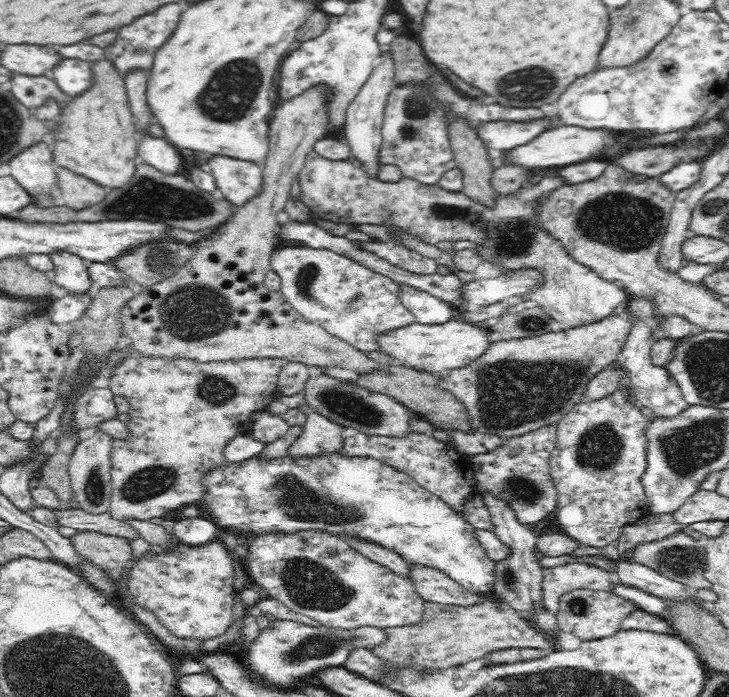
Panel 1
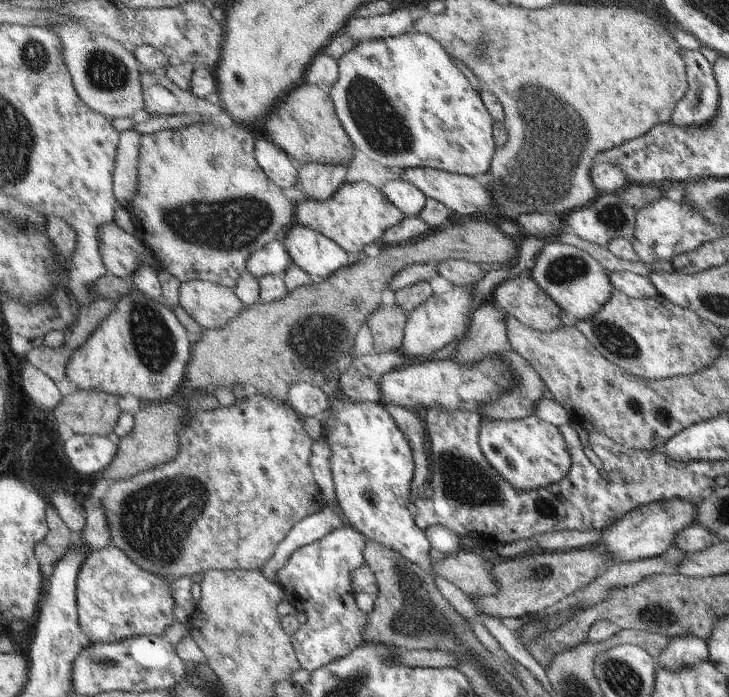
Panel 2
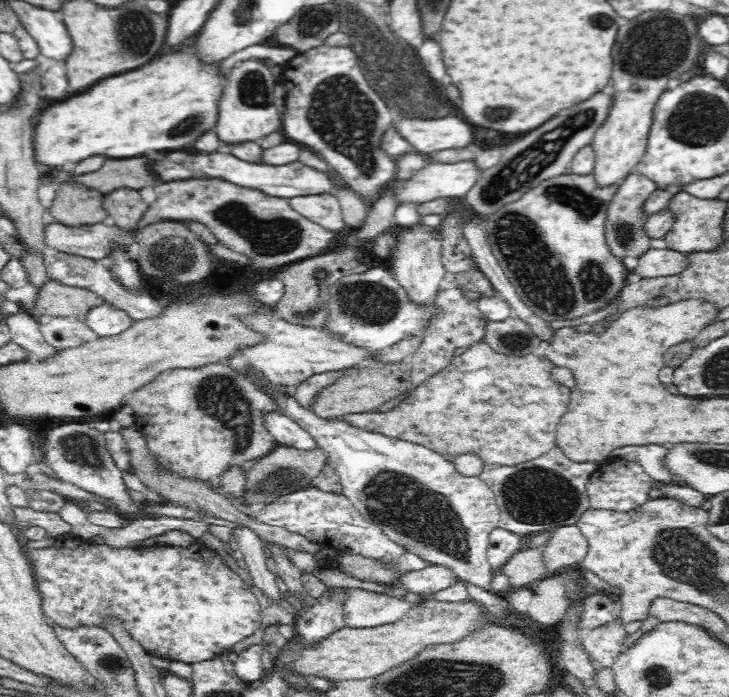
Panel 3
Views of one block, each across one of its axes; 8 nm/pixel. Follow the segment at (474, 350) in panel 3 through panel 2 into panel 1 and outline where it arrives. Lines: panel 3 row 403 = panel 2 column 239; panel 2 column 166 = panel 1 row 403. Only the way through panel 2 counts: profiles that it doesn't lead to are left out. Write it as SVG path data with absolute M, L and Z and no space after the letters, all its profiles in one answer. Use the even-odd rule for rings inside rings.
M607 316L589 325L569 328L560 332L547 332L534 338L501 339L488 345L486 352L466 366L452 369L447 376L439 377L436 386L451 392L464 403L472 432L483 436L494 434L502 438L512 438L528 434L533 430L560 423L561 418L582 402L590 379L601 370L614 365L631 332L632 320L622 320L617 316Z

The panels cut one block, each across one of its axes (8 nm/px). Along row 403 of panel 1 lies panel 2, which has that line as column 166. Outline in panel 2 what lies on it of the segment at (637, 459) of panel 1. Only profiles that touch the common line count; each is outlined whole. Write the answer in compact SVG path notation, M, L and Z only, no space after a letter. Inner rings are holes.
M108 543L105 548L93 550L77 577L77 604L80 625L87 643L113 643L134 636L163 637L175 622L171 580L140 568L123 549Z

